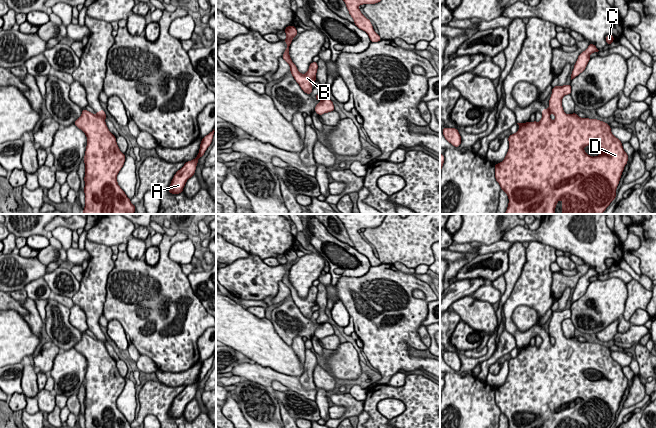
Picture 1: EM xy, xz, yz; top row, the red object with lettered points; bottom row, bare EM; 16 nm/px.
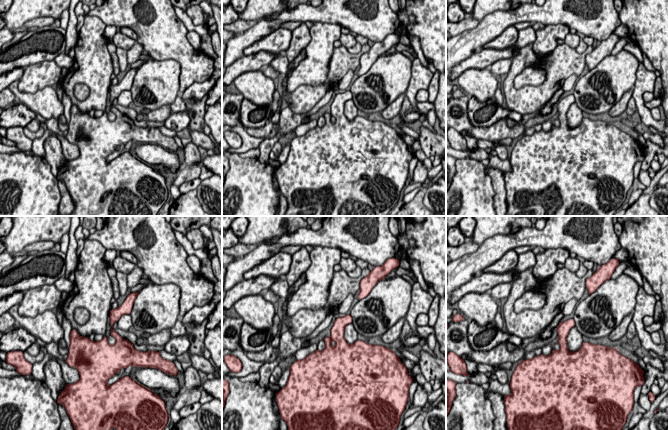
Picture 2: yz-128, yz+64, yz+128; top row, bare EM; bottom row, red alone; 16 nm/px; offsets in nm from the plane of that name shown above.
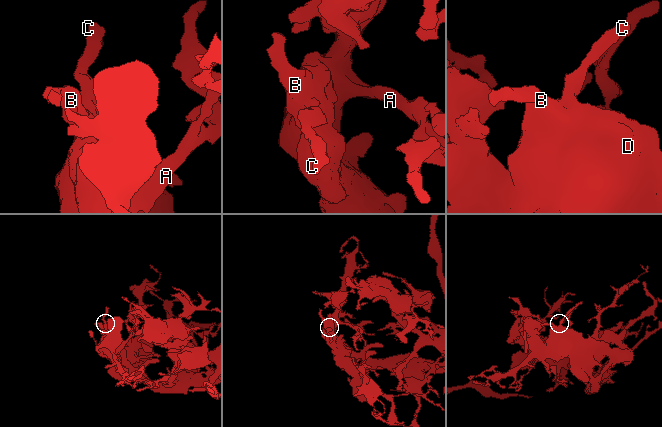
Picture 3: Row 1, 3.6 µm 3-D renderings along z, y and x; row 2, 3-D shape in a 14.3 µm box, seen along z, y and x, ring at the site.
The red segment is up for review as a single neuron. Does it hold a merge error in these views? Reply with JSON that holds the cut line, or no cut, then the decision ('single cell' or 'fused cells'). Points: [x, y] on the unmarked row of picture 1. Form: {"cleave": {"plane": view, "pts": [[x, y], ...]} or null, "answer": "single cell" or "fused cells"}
{"cleave": null, "answer": "single cell"}

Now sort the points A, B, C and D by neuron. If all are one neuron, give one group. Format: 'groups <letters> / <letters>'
groups A B C D

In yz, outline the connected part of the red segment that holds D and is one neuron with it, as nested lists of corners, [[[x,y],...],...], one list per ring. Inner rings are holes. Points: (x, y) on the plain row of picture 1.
[[[570,308],[554,310],[549,324],[549,332],[545,332],[541,335],[541,345],[539,347],[537,347],[536,344],[534,346],[528,345],[526,347],[517,347],[520,350],[519,354],[508,361],[508,376],[502,386],[495,388],[495,402],[499,407],[501,414],[505,415],[508,419],[508,428],[557,428],[560,423],[562,424],[562,428],[610,428],[613,424],[615,424],[616,412],[629,381],[623,373],[622,366],[611,357],[611,351],[607,347],[597,343],[580,342],[576,337],[567,339],[563,335],[562,322],[568,318],[571,318]],[[588,369],[594,369],[600,372],[601,378],[595,381],[586,378],[584,371]]]

